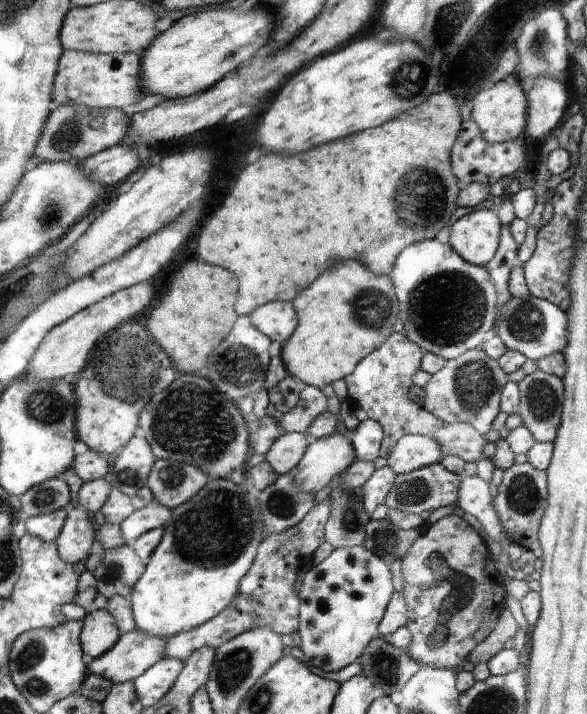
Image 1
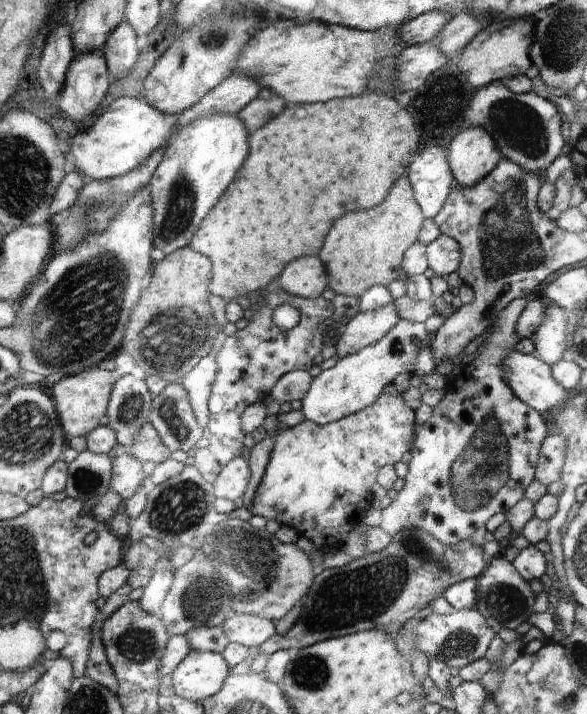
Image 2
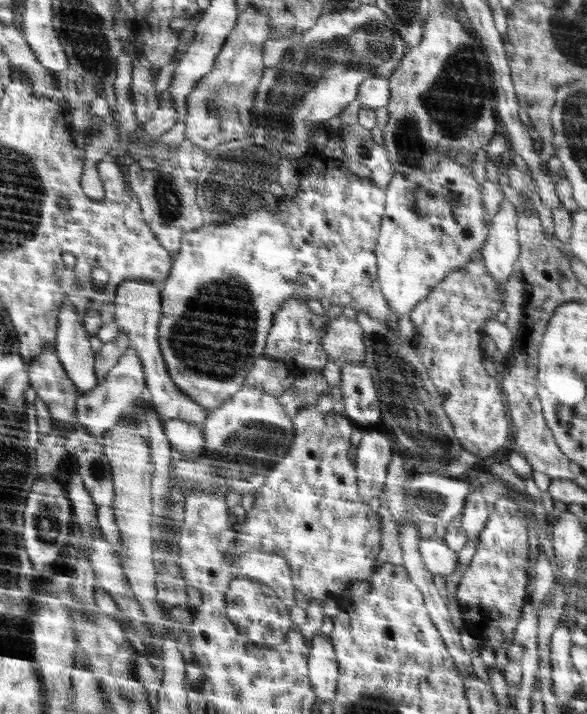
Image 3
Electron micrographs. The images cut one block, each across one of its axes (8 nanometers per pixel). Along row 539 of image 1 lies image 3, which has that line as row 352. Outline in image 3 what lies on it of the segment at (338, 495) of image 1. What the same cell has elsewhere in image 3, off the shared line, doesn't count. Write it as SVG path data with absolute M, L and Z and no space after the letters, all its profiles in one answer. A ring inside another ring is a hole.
M345 316L332 319L322 341L325 354L338 368L346 364L363 364L365 344L362 328Z

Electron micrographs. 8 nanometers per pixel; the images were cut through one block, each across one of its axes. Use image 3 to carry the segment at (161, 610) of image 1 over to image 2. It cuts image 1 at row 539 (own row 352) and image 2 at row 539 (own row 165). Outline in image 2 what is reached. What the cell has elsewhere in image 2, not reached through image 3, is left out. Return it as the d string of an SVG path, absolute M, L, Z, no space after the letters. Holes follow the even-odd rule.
M390 385L372 406L326 425L317 425L305 419L296 426L278 430L278 420L275 420L272 431L271 421L275 418L276 415L267 419L266 428L274 436L274 446L250 512L266 520L276 520L281 527L291 526L298 536L306 536L322 548L336 548L340 542L344 542L348 532L360 525L360 516L364 516L372 506L370 488L376 484L378 468L400 462L413 447L414 412L406 408L398 390Z

